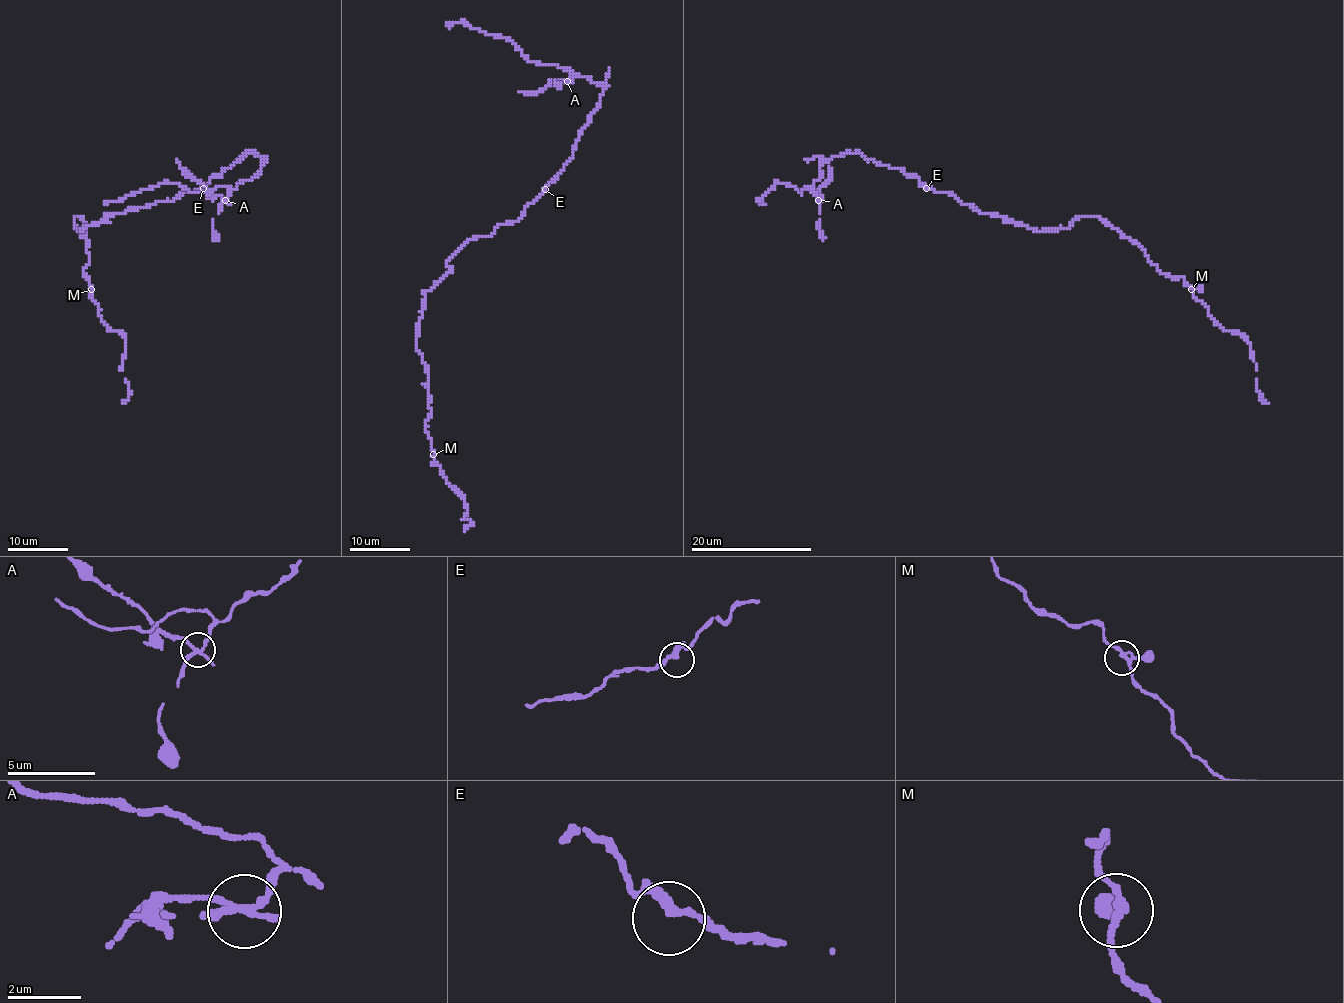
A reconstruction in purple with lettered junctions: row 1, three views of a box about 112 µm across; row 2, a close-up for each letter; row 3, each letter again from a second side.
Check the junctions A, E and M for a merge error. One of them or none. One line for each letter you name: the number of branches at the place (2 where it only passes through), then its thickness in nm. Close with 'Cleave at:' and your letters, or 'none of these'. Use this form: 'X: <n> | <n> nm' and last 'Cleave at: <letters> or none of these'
A: 3 | 200 nm
Cleave at: A

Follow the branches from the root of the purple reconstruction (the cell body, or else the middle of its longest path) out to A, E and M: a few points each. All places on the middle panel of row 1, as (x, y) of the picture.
A: (470, 240), (489, 235), (500, 223), (516, 222), (572, 157), (604, 83), (575, 74), (567, 82)
E: (470, 240), (489, 235), (500, 223), (516, 222), (524, 208), (545, 189)
M: (470, 240), (424, 293), (418, 324), (433, 454)

